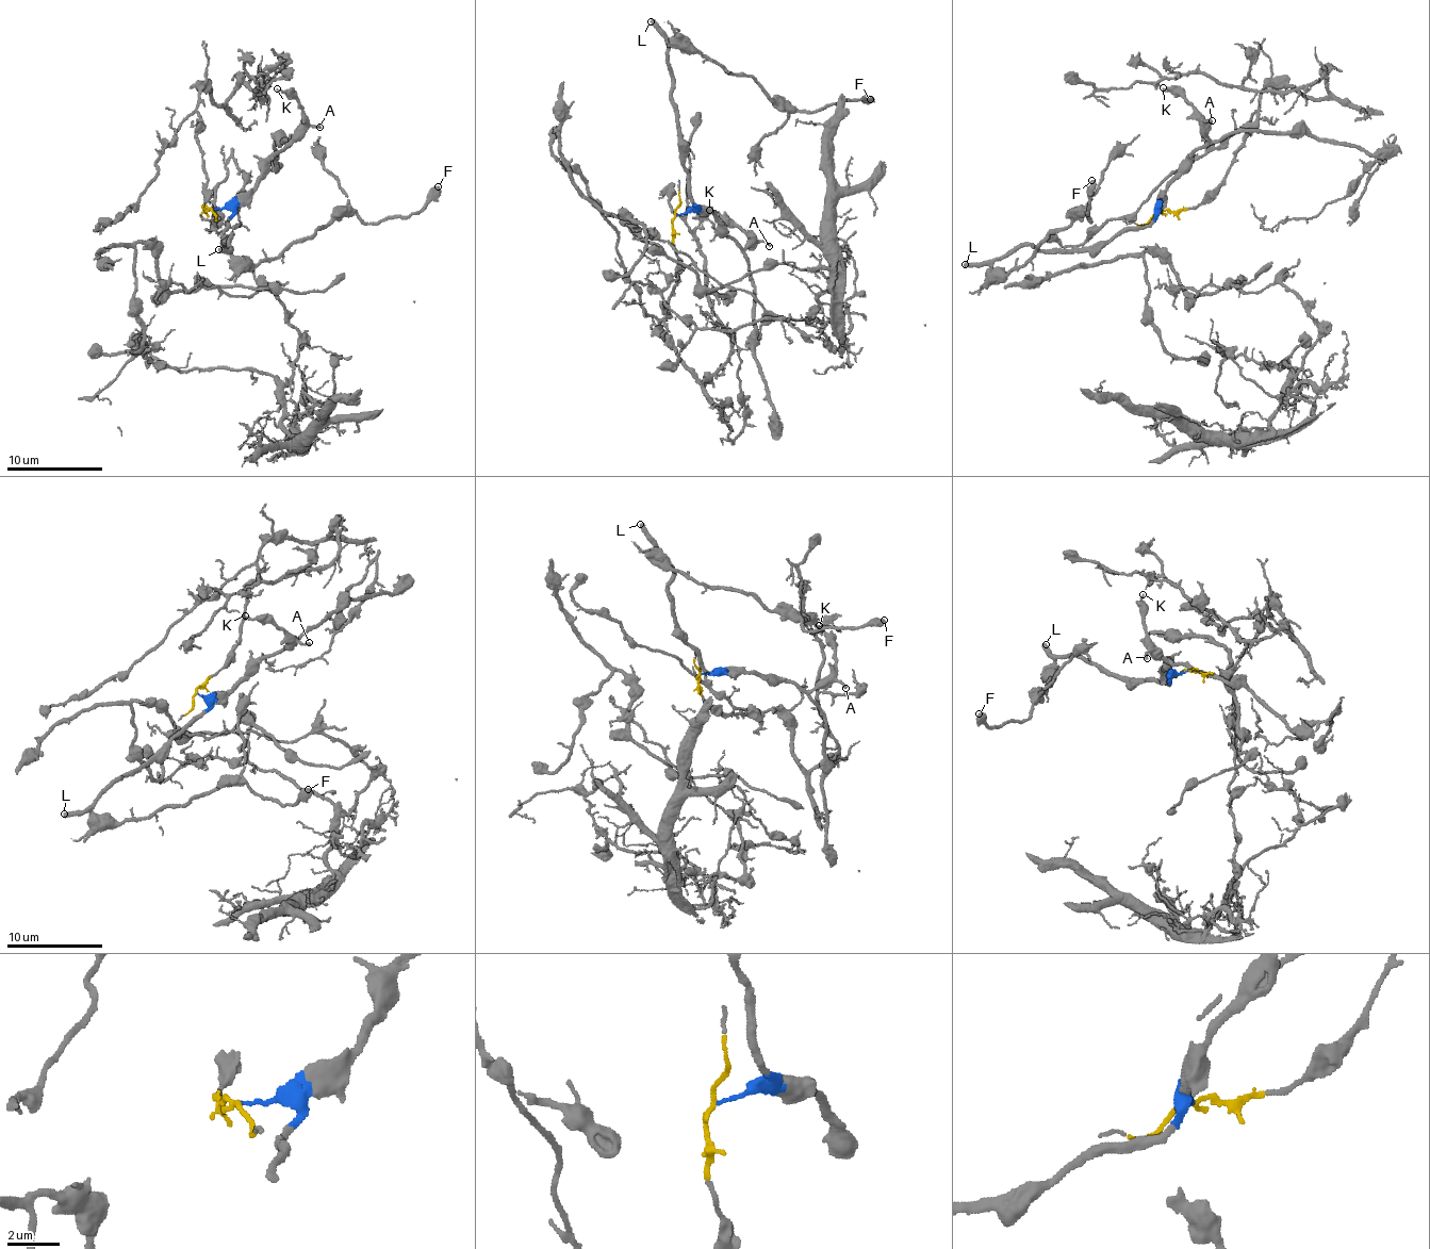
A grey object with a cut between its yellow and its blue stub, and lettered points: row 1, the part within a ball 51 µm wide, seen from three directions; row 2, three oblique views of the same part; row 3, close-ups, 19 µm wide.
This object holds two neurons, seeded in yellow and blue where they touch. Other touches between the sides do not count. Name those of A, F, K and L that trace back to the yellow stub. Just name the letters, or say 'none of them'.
none of them

